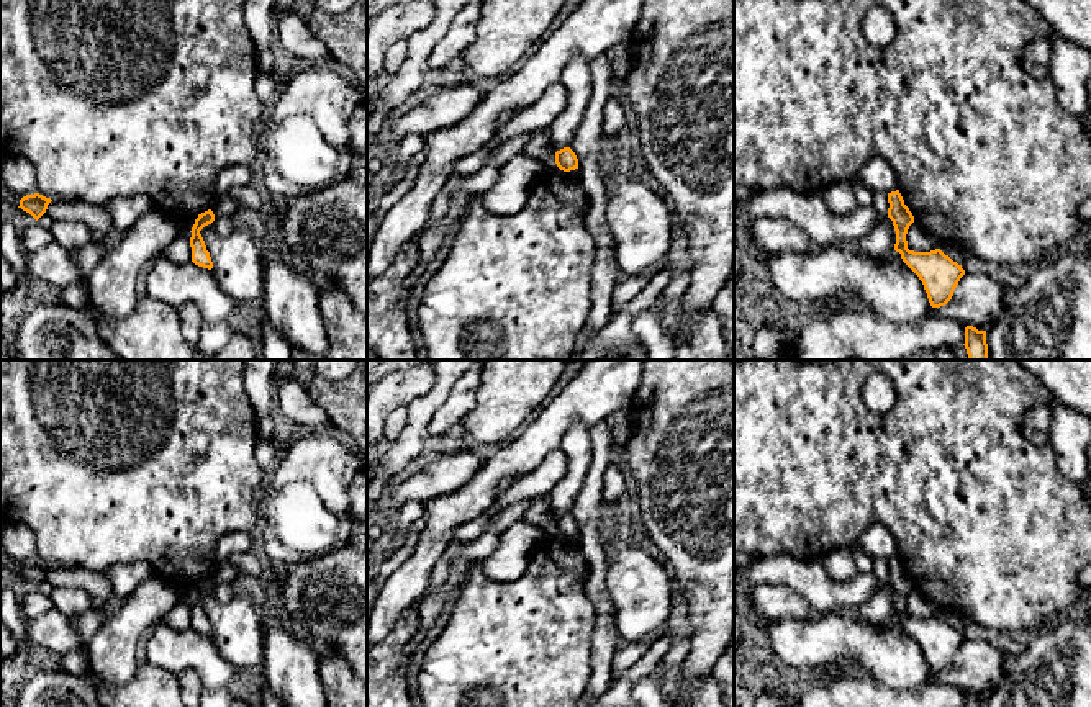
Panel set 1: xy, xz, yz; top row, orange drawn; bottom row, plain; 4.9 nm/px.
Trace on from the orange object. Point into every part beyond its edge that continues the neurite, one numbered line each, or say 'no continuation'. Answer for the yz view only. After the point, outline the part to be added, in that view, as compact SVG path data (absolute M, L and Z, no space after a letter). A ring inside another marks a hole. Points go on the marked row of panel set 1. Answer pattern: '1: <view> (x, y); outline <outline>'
no continuation

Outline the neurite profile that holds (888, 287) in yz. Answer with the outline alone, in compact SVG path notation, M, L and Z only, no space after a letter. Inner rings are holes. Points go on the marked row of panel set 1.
M844 244L814 247L806 254L781 252L767 260L772 295L791 308L819 308L840 293L850 293L863 308L893 322L917 322L926 319L929 298L919 277L899 259L853 254Z

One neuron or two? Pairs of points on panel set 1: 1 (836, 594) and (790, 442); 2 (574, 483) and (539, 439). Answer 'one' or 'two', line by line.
1: two
2: two

